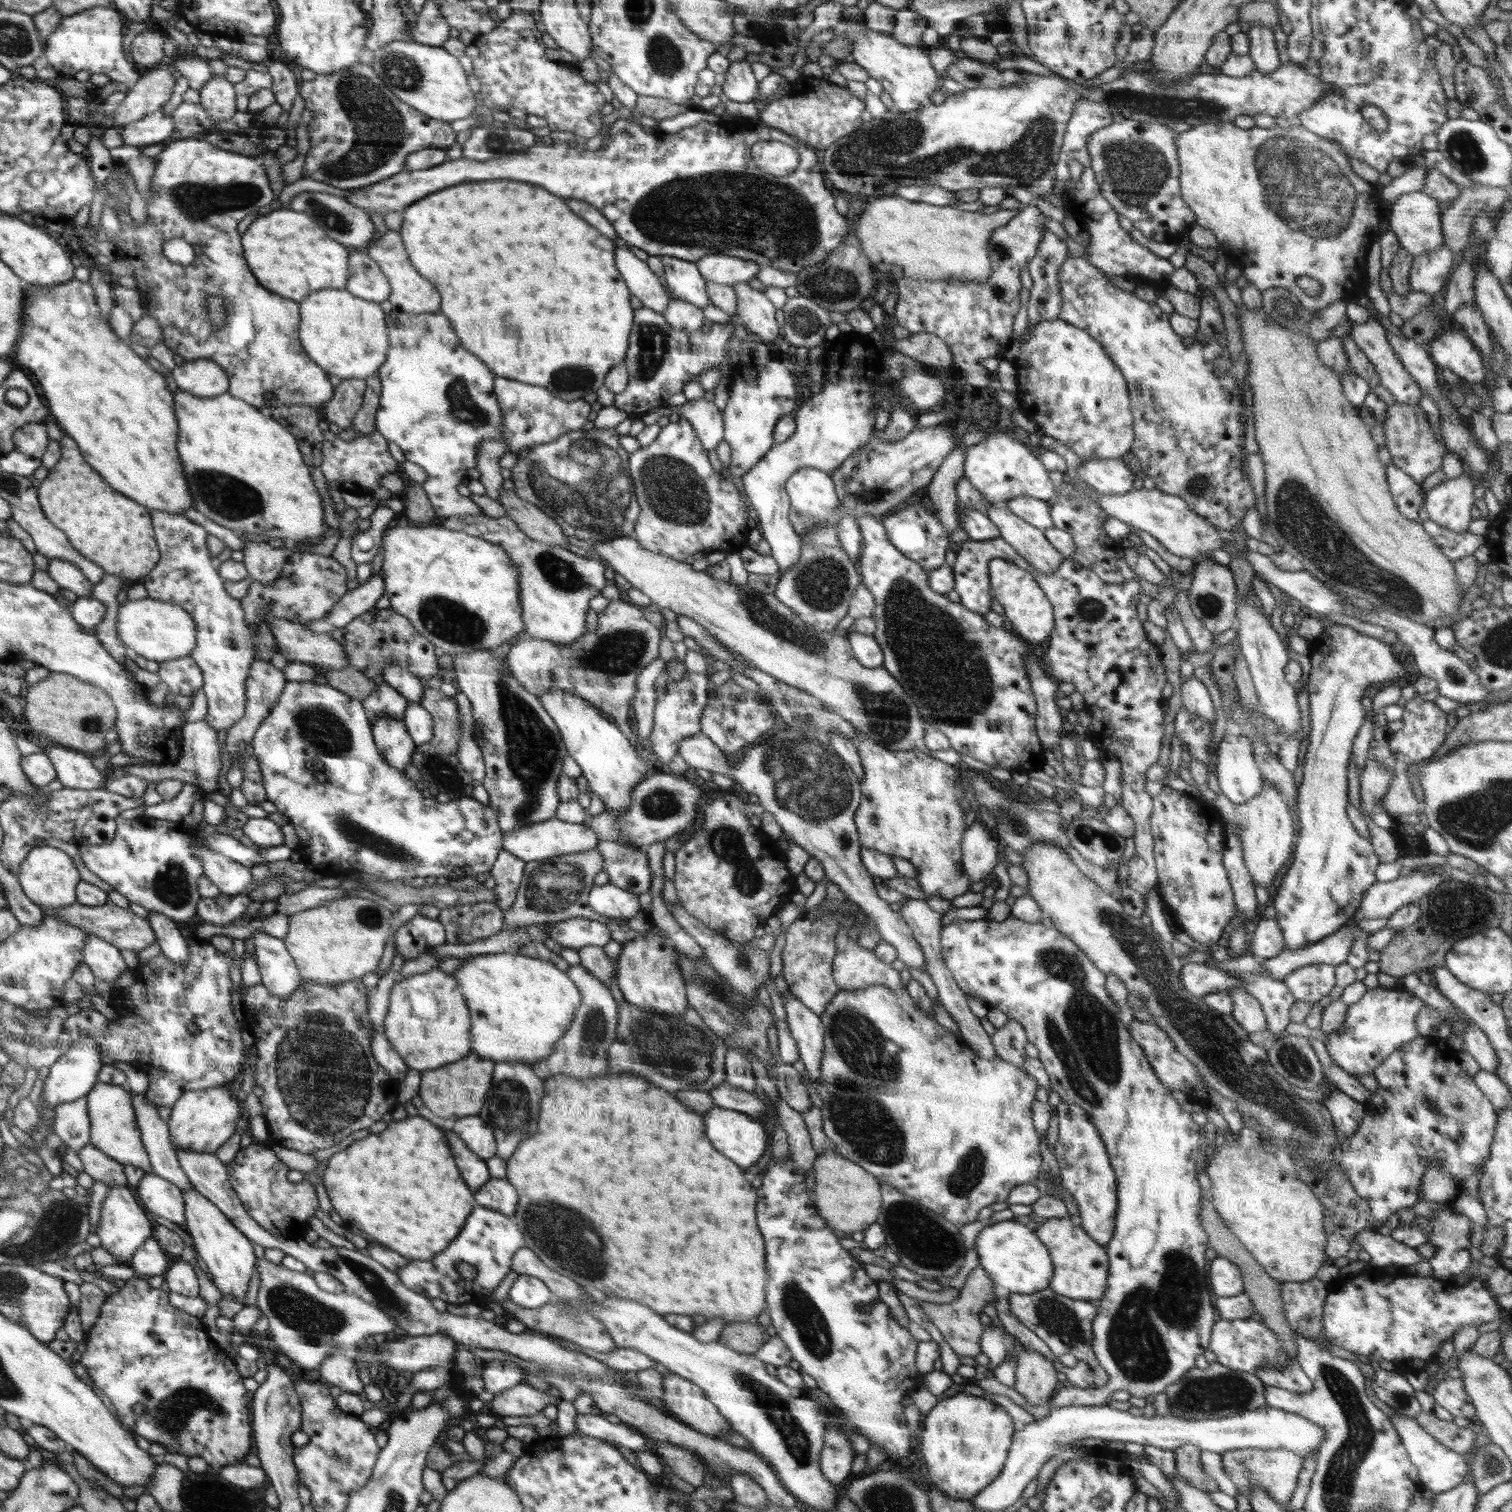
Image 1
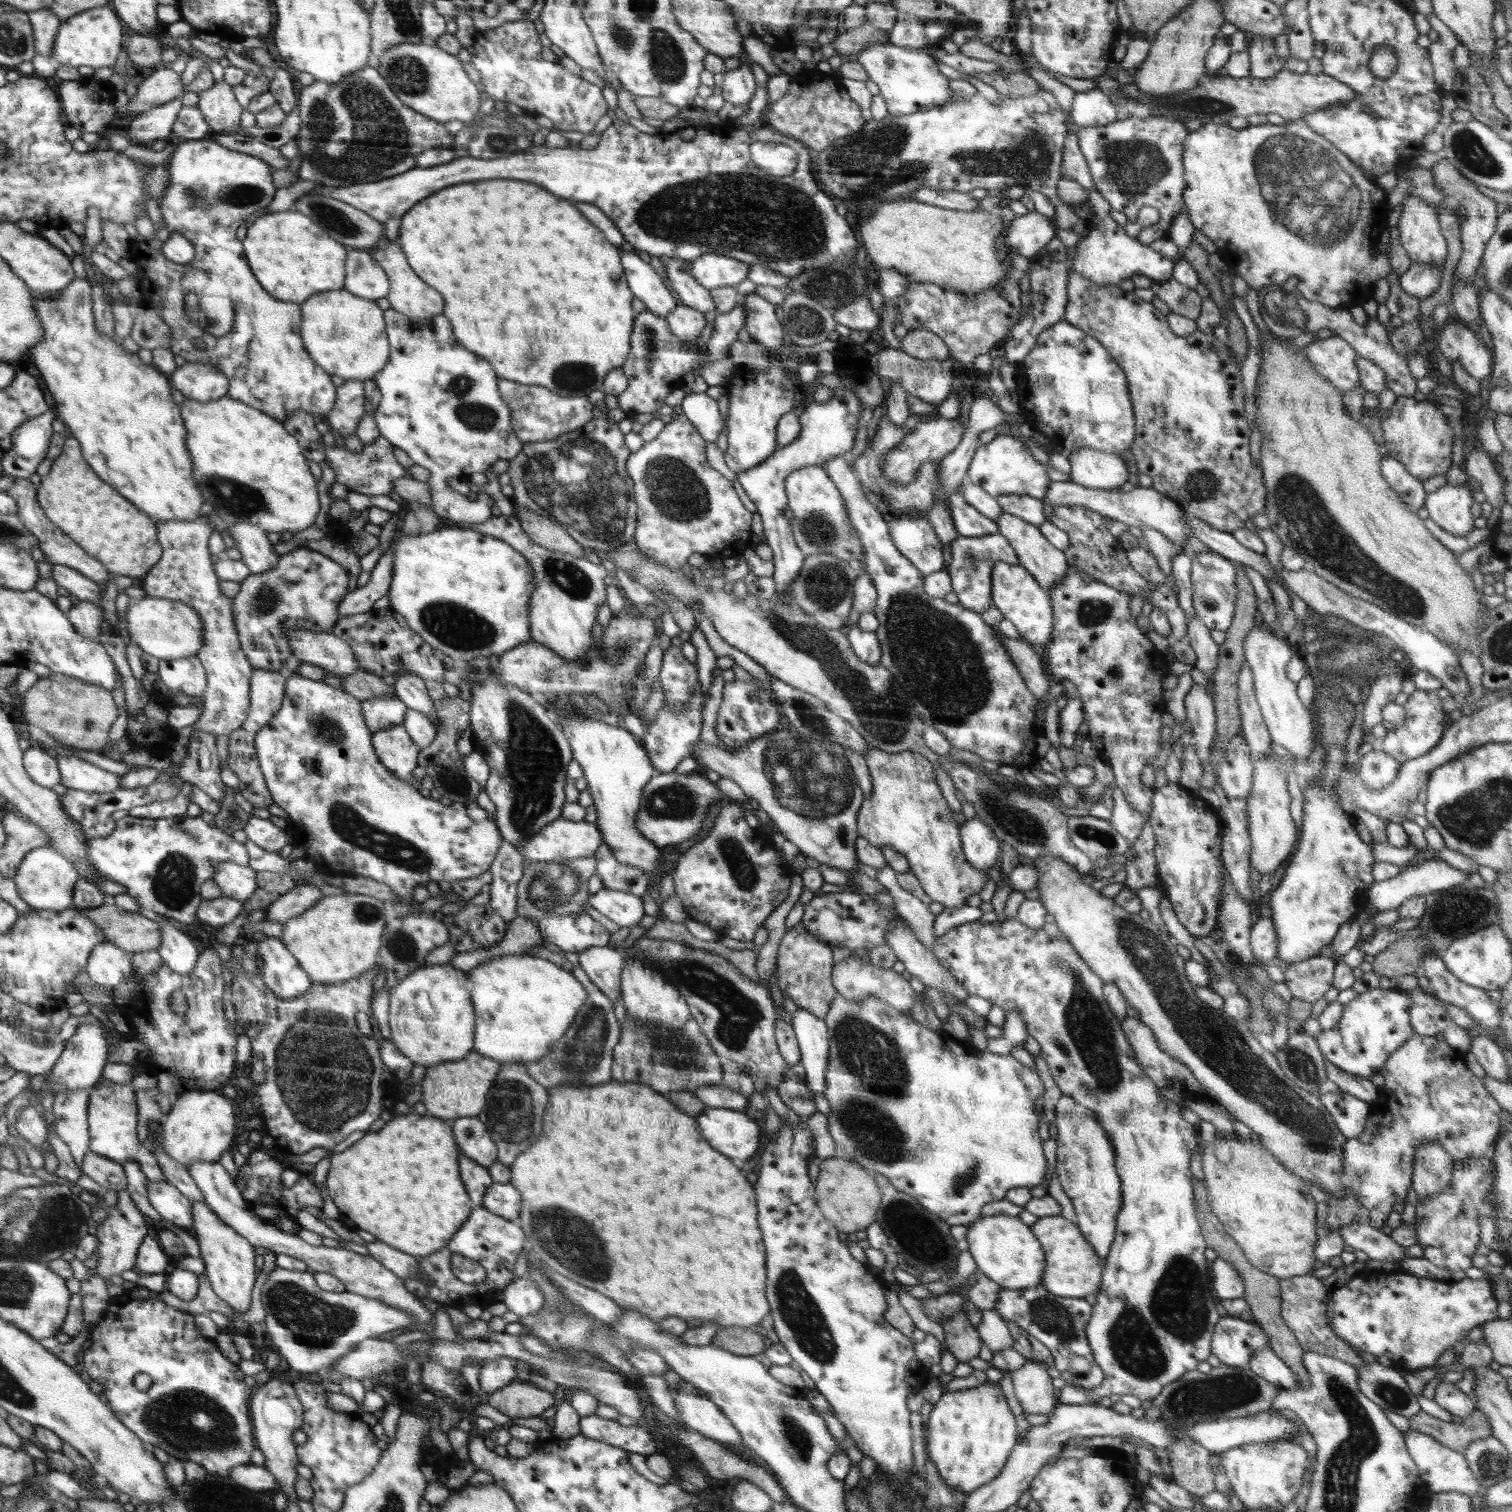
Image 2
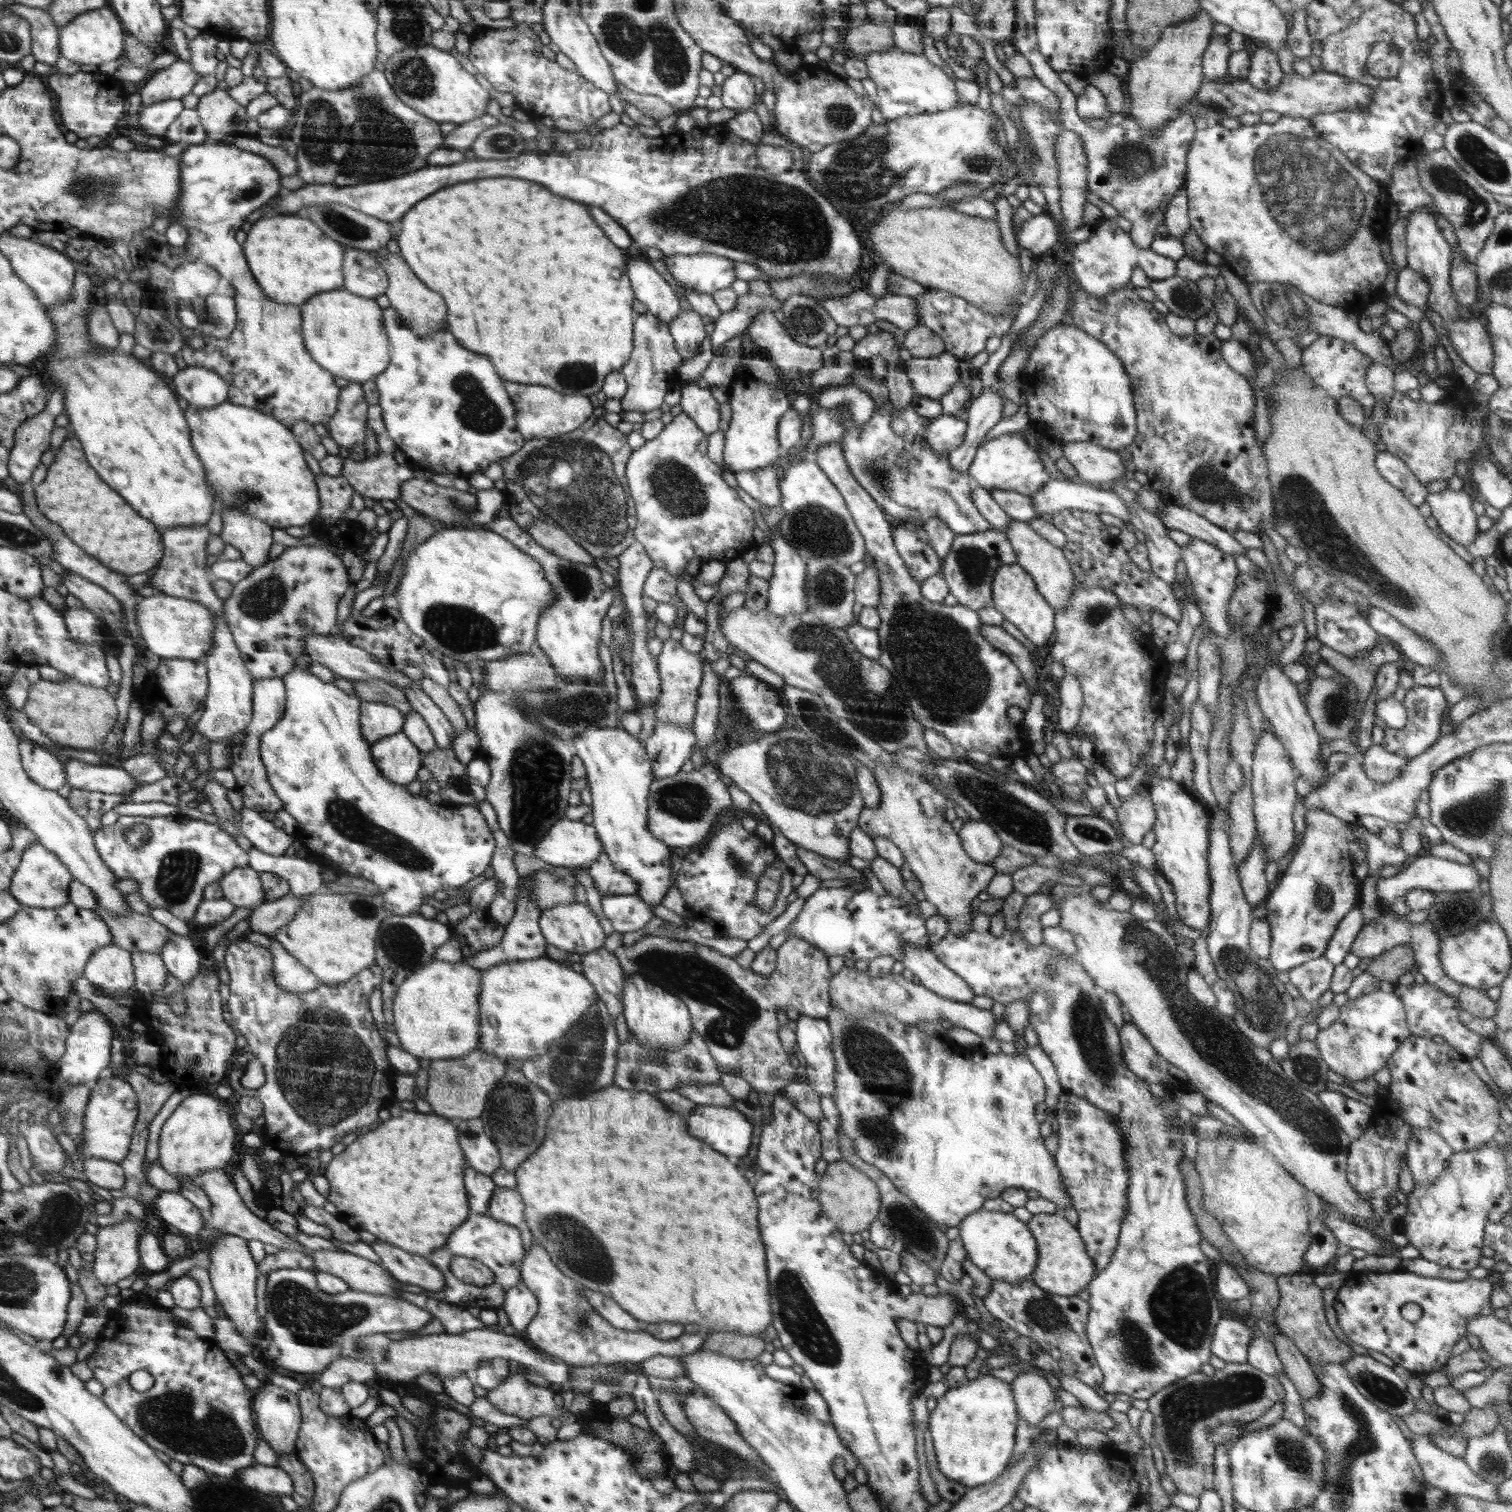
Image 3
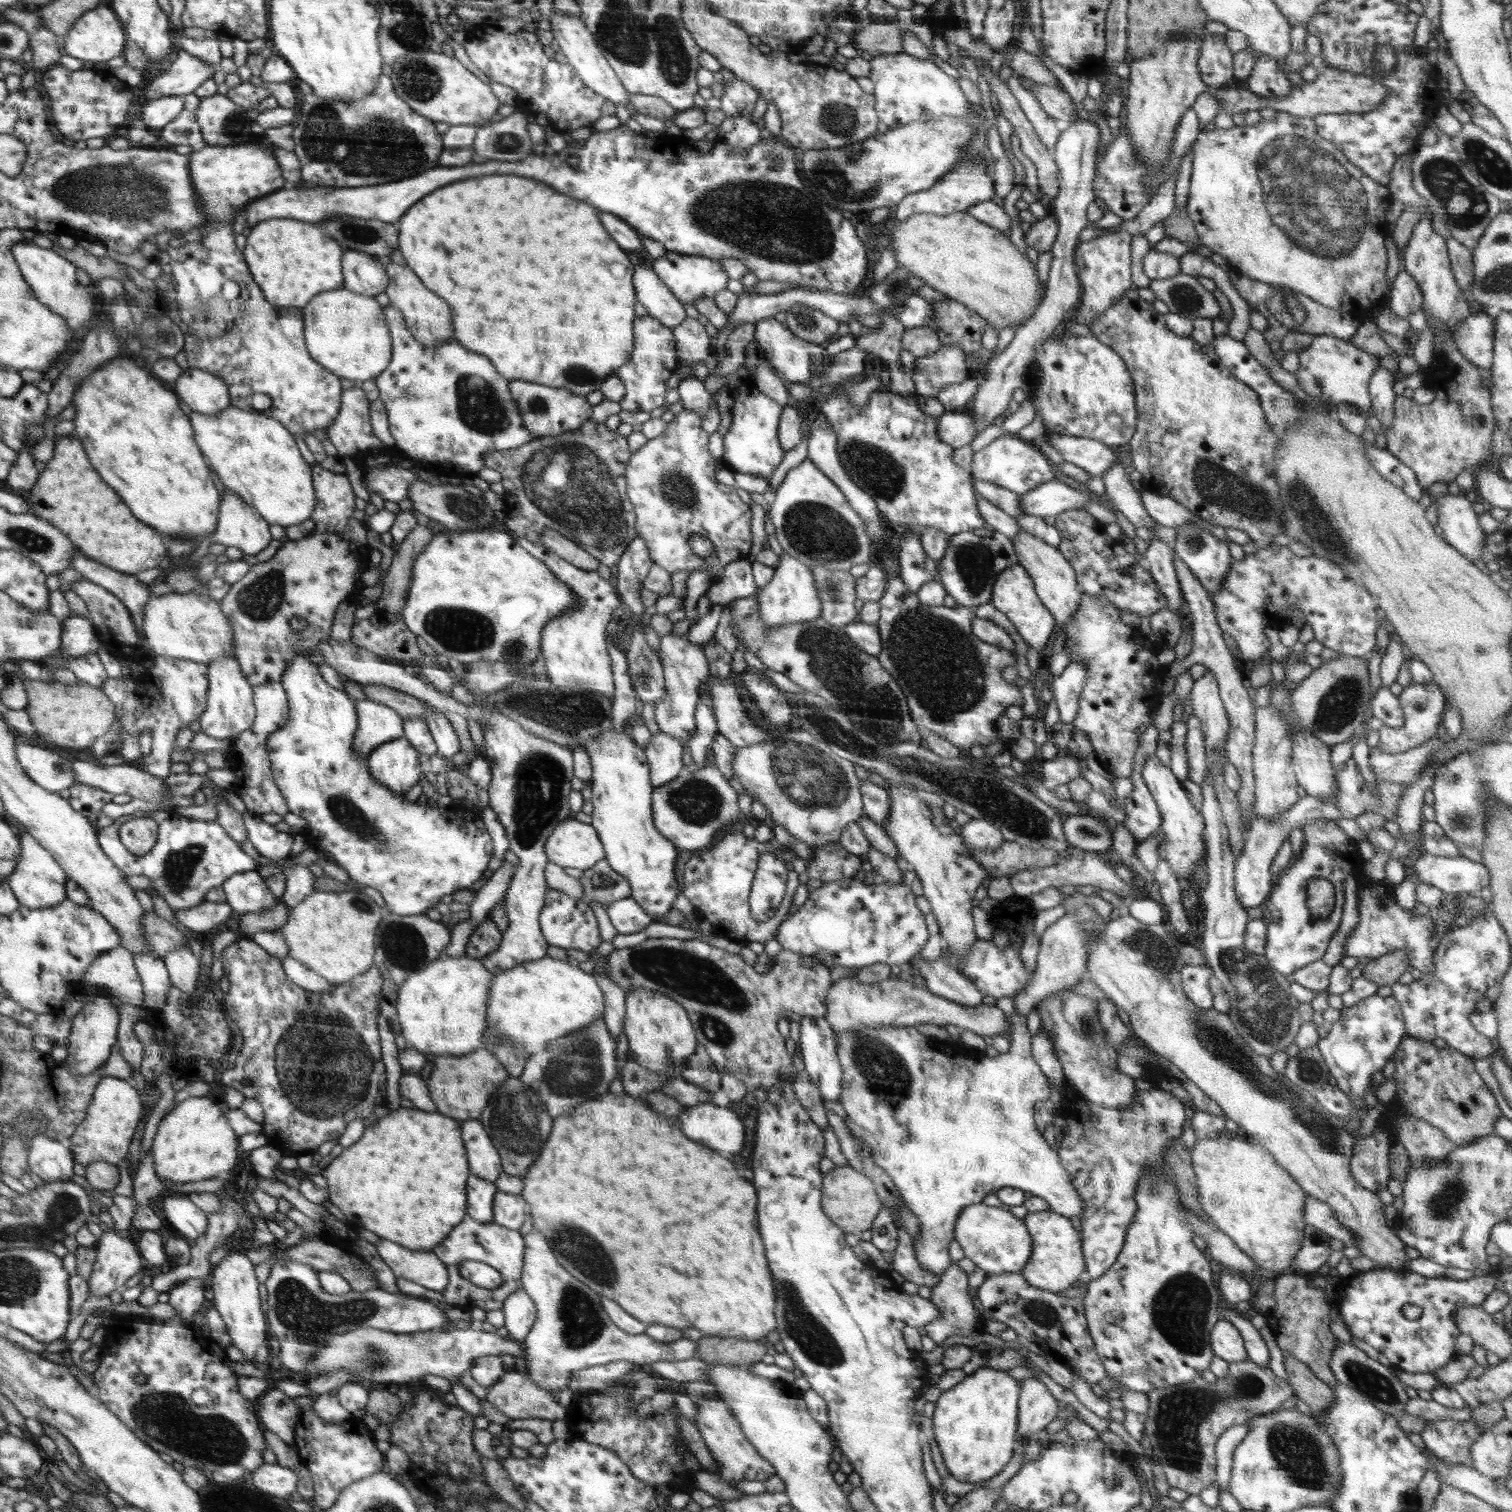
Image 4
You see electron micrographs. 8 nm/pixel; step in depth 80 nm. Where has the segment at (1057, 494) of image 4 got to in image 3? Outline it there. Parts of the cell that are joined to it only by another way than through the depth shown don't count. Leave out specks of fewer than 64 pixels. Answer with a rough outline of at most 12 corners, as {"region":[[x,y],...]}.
{"region":[[1067,480],[1031,496],[1036,515],[1064,510],[1130,522],[1124,499]]}

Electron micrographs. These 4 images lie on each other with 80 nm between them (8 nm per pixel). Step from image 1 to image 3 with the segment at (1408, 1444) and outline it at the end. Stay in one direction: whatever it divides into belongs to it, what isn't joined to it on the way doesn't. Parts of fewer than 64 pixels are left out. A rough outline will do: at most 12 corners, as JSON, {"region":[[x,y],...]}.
{"region":[[1430,1436],[1410,1440],[1425,1482],[1450,1496],[1500,1503],[1496,1485]]}

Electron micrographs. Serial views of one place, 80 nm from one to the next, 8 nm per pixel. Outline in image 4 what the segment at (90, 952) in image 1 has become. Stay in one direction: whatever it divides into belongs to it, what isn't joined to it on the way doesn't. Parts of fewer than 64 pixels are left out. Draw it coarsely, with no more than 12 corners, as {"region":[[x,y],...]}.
{"region":[[103,952],[84,975],[116,1000],[141,1007],[144,986],[134,954]]}

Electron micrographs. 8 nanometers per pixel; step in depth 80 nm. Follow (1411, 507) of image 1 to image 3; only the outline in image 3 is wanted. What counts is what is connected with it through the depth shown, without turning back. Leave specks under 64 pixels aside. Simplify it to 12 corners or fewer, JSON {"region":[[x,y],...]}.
{"region":[[1378,451],[1375,467],[1412,506],[1426,502],[1427,488],[1403,460]]}

